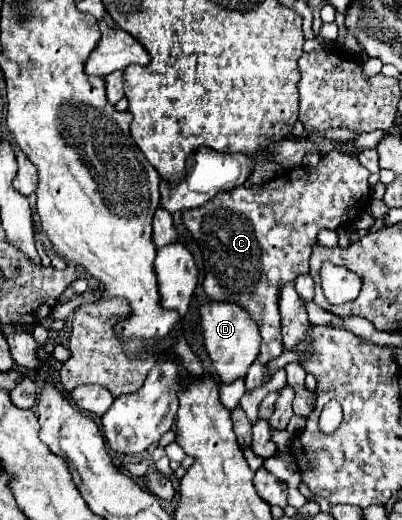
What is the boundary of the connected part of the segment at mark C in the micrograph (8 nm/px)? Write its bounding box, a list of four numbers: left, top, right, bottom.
[183,150,371,390]

